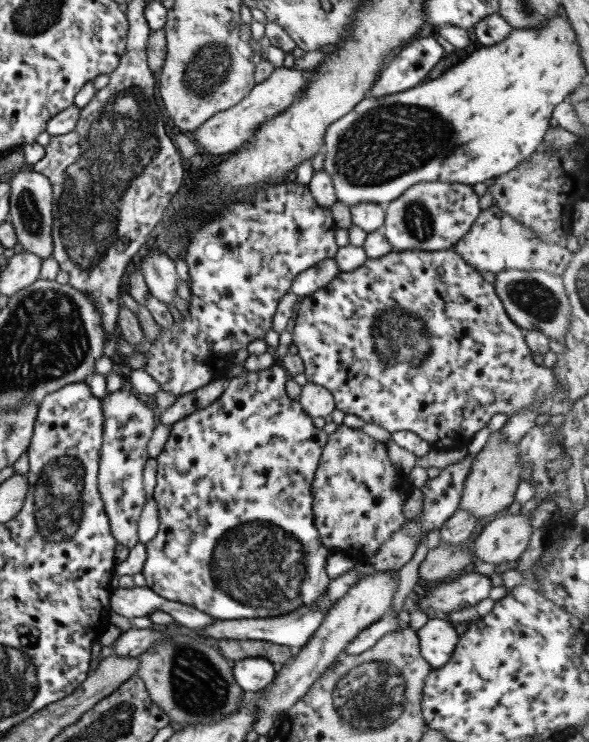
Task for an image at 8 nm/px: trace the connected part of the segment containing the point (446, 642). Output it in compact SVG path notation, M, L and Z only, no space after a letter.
M431 616L415 631L419 652L430 668L441 668L449 660L457 644L457 633L453 624L440 616Z

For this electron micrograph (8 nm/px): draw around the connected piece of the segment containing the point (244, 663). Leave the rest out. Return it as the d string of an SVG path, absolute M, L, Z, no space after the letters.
M243 658L232 662L231 665L233 679L244 692L249 693L267 687L277 671L277 666L263 658Z

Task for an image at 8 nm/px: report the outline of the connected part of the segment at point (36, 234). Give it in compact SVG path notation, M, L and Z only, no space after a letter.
M15 171L7 181L10 186L8 196L8 222L15 231L16 242L23 251L31 252L42 260L52 255L52 188L48 178L35 171Z

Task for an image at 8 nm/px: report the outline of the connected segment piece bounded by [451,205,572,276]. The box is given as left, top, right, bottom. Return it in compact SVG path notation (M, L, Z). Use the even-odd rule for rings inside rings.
M492 205L478 214L469 231L460 240L457 240L451 250L479 274L481 272L495 274L513 269L519 271L543 270L561 276L567 262L572 258L569 250L539 241L532 231L524 228Z

